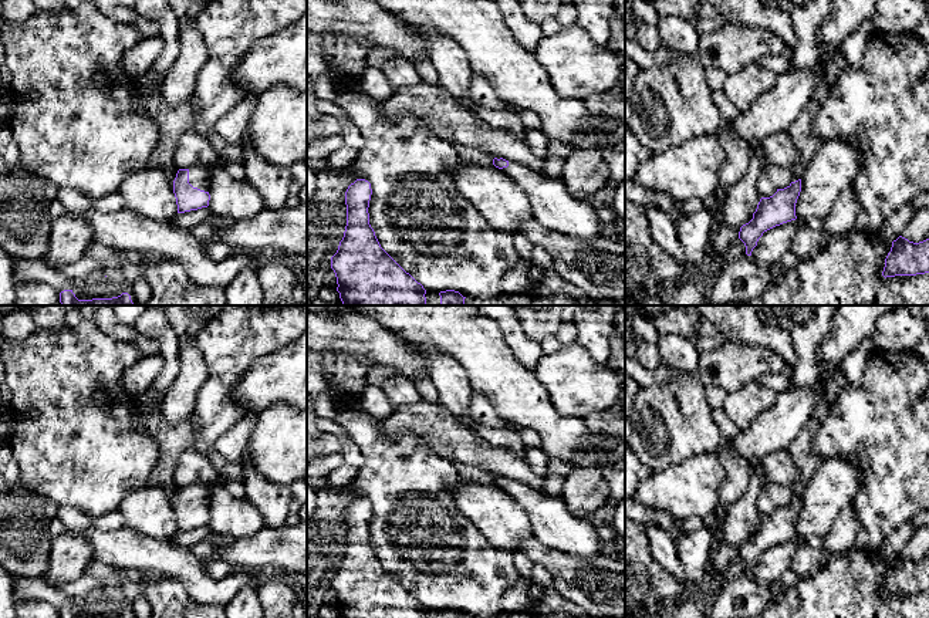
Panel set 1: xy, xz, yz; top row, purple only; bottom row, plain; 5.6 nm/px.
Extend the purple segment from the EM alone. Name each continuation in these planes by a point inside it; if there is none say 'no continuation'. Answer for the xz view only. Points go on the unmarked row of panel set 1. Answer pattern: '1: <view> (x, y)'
1: xz (553, 524)

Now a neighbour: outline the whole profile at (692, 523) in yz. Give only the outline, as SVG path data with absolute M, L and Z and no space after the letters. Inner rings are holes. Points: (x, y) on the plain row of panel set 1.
M692 516L692 517L686 519L686 520L682 520L682 523L678 527L672 528L669 531L669 534L672 537L676 537L679 534L682 536L682 534L690 533L693 530L697 530L697 528L700 528L703 526L705 526L703 519Z

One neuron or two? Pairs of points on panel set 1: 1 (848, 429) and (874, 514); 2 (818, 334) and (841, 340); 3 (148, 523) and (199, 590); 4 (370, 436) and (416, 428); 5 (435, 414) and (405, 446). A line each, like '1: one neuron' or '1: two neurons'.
1: one neuron
2: two neurons
3: two neurons
4: two neurons
5: two neurons

